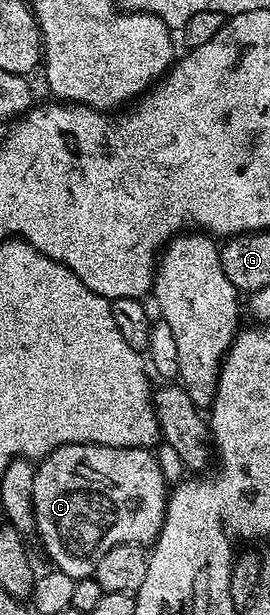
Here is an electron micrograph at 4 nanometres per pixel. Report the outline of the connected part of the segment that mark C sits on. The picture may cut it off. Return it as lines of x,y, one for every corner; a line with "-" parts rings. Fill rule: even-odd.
68,444
56,448
47,454
45,458
37,463
35,469
35,483
32,489
32,504
34,505
34,529
36,537
42,541
46,554
51,558
53,569
67,573
68,576
77,580
79,578
91,577
104,552
116,548
125,542
135,544
153,544
162,531
162,521
166,518
166,499
168,497
168,485
166,478
162,475
162,466
150,455
151,451
145,446
97,446
96,444

